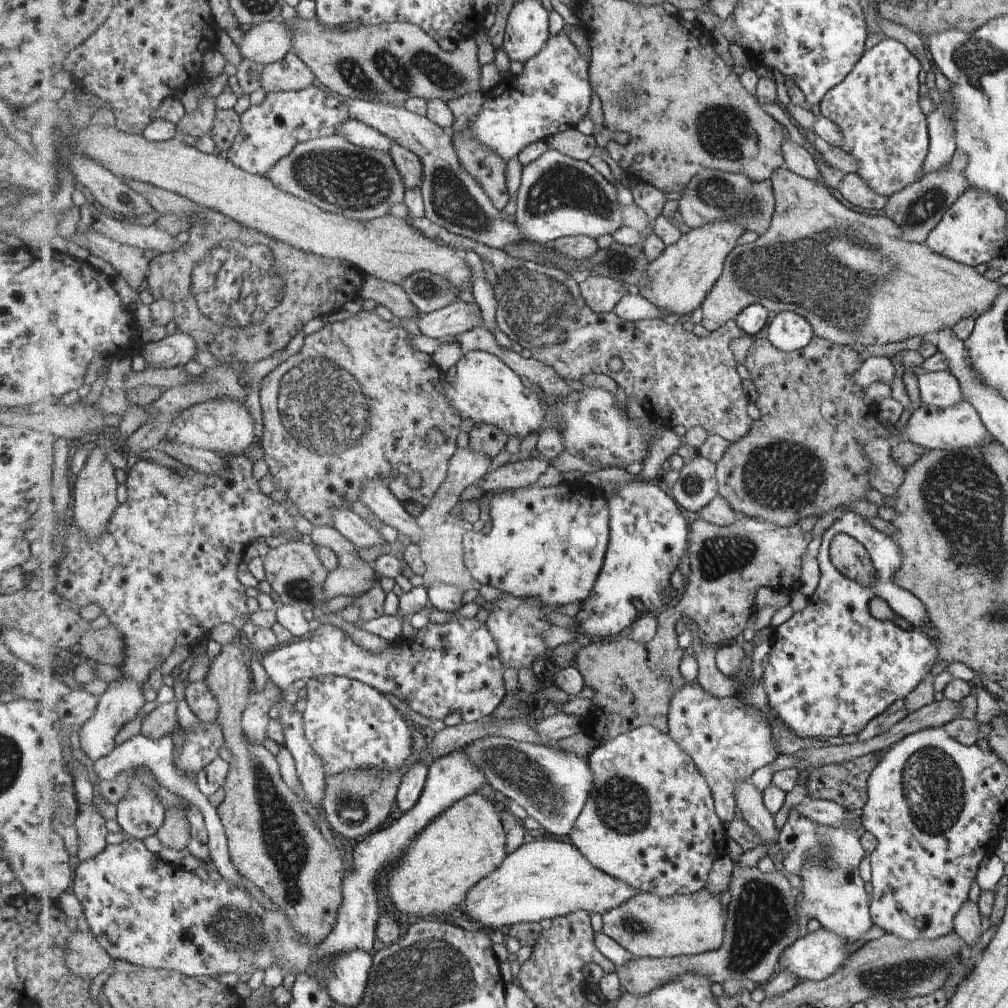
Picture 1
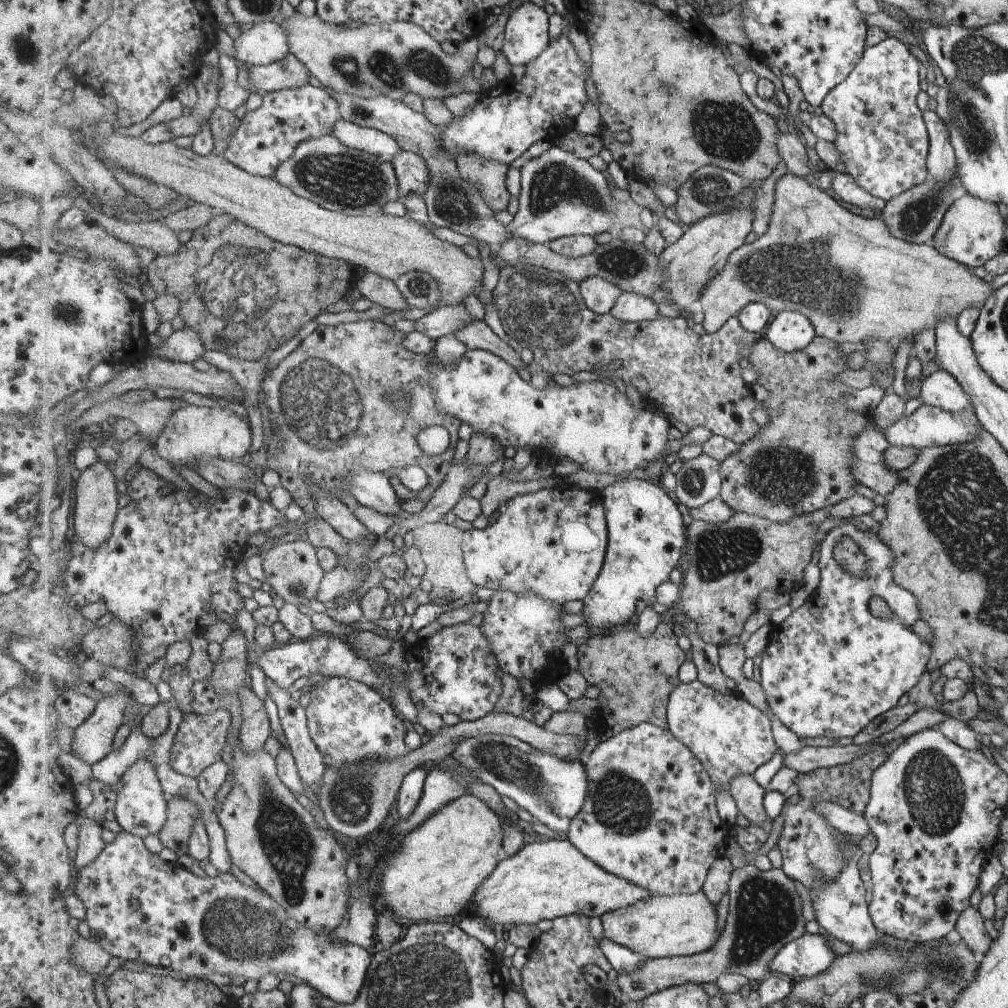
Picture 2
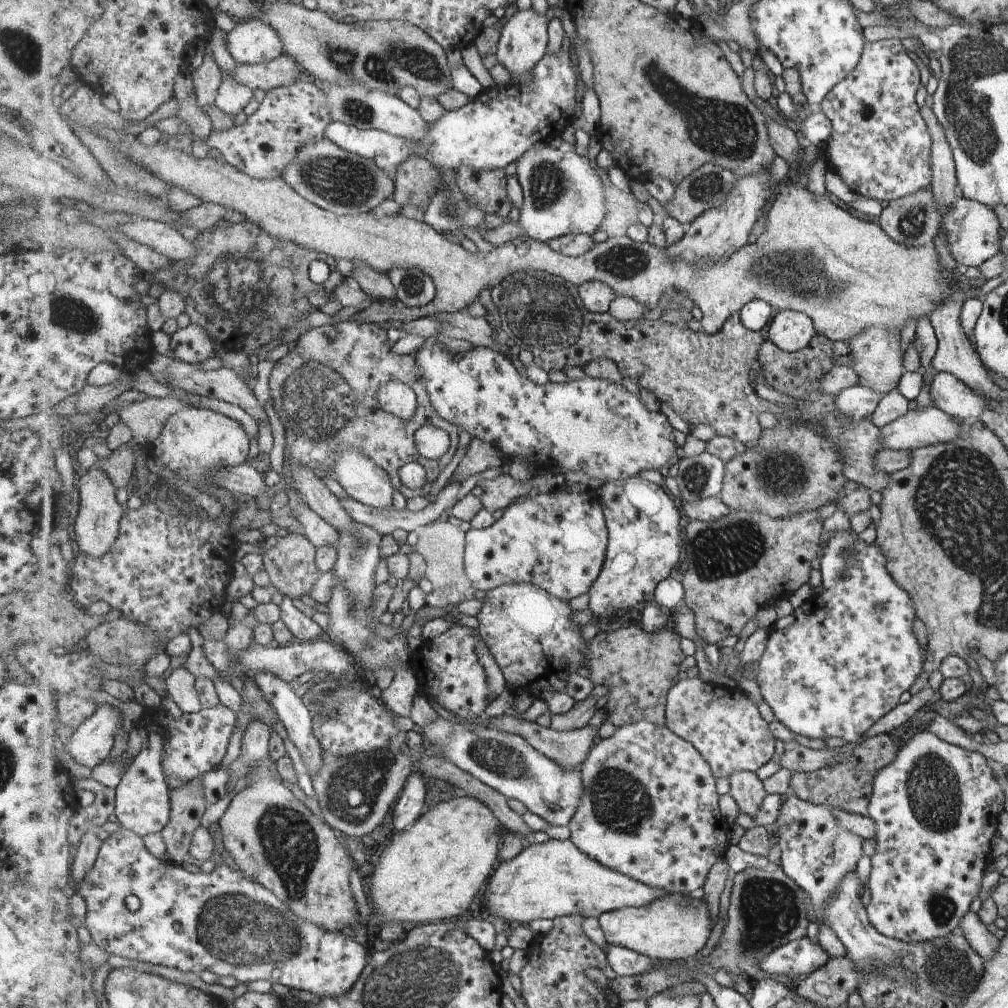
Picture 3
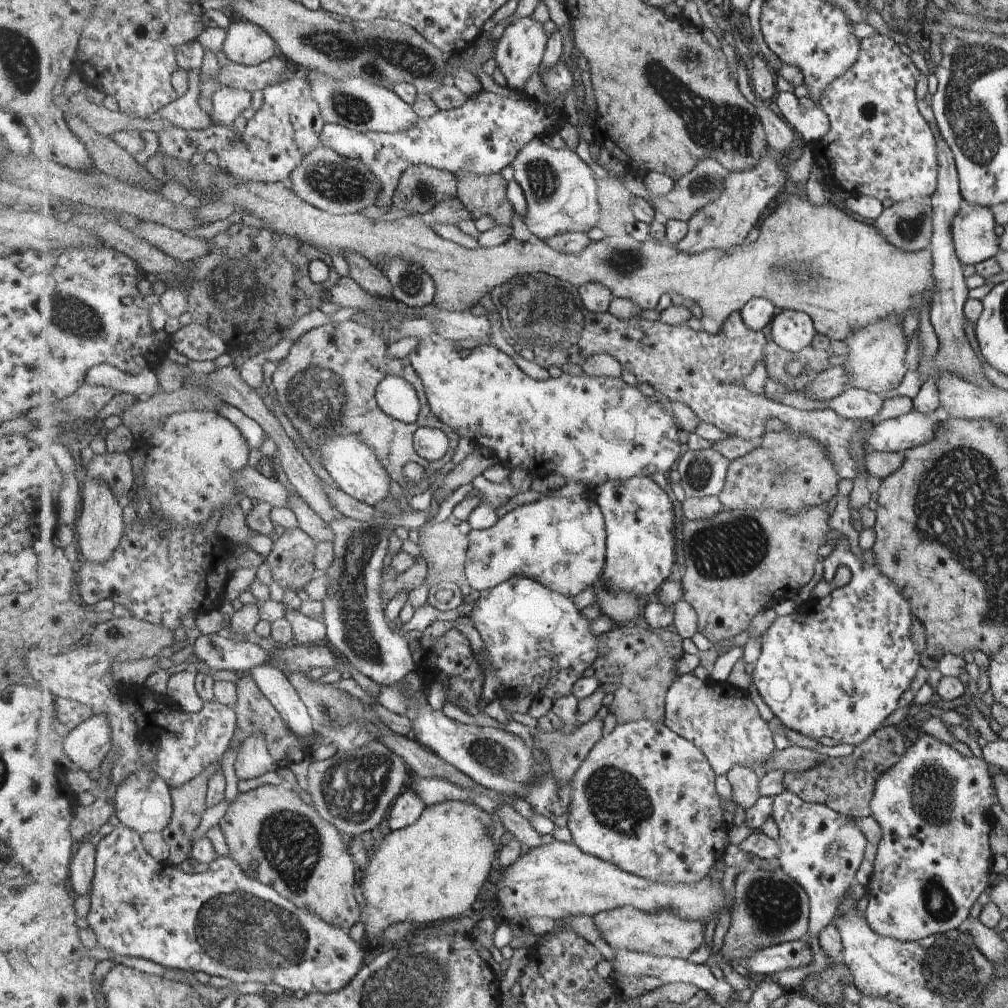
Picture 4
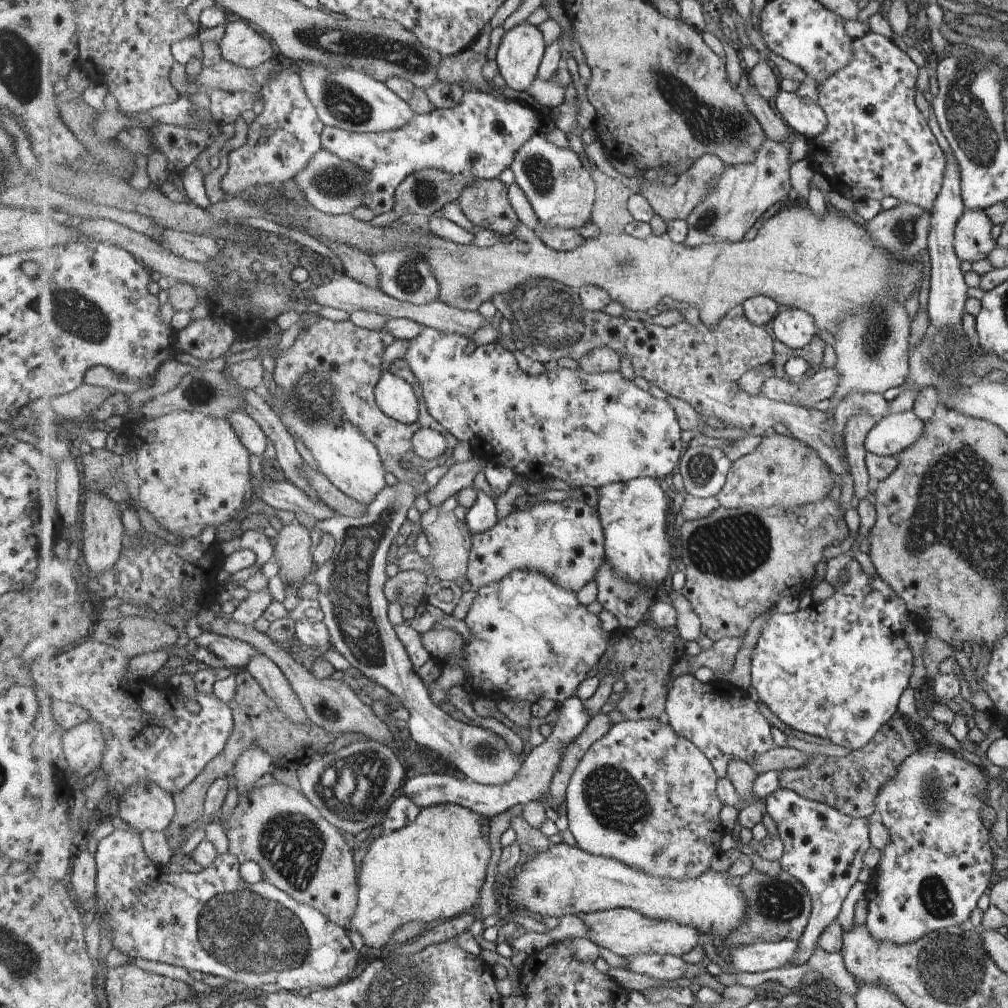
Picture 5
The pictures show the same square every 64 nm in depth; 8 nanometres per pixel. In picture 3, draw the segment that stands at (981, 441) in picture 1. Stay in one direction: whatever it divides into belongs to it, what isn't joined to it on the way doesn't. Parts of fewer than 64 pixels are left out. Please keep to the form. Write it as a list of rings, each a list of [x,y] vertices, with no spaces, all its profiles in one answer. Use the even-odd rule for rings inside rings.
[[[933,405],[908,410],[881,429],[885,449],[912,451],[919,447],[948,443],[961,434],[962,420],[953,419]]]

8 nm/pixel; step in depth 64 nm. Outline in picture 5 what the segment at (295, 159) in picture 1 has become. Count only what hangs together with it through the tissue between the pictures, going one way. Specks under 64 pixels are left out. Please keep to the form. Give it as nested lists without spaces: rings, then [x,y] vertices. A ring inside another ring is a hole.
[[[325,148],[293,179],[299,184],[299,190],[309,200],[309,204],[328,215],[351,214],[367,198],[369,176],[365,174],[365,170],[357,168],[357,164],[353,162],[341,160],[340,156],[335,156]]]

